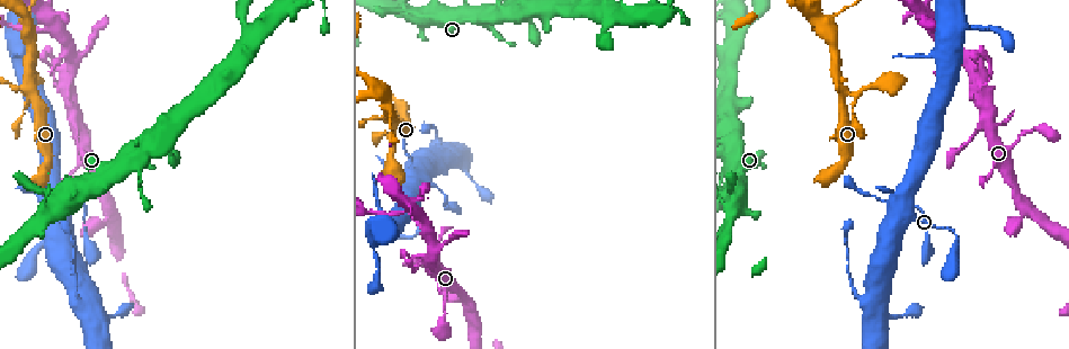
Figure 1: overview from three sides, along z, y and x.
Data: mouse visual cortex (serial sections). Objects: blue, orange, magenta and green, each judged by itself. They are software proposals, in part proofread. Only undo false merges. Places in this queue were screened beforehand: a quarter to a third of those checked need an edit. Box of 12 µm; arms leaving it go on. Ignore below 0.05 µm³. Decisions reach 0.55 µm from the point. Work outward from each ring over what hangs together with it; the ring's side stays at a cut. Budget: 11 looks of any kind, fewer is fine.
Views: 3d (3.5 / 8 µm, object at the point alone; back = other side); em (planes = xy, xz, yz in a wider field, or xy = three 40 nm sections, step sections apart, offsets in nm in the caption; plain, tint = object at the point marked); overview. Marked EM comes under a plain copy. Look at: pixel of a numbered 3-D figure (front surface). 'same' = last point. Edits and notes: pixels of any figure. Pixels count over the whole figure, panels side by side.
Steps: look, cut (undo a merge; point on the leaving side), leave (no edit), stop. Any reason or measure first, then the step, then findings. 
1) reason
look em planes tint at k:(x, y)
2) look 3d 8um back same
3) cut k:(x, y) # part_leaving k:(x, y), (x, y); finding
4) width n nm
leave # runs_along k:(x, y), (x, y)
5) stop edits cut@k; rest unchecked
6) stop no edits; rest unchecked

look 3d 8um back at 1:(416, 17)

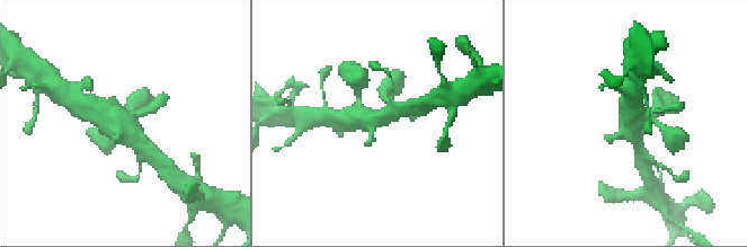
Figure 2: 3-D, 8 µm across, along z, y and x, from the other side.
need the tissue
look em xy step 5 tint at 2:(121, 118)

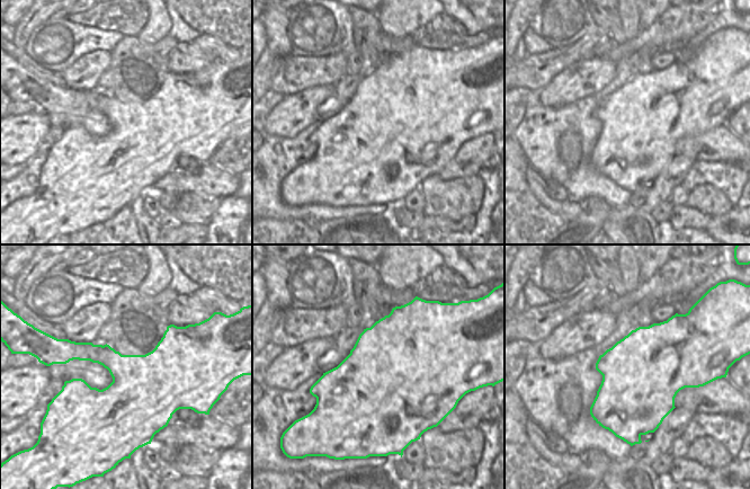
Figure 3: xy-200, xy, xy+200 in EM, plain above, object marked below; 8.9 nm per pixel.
leave # runs_along 2:(90, 108), (143, 146); all the same cell

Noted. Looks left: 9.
small branch off a trunk
look 3d 8um at 1:(33, 91)

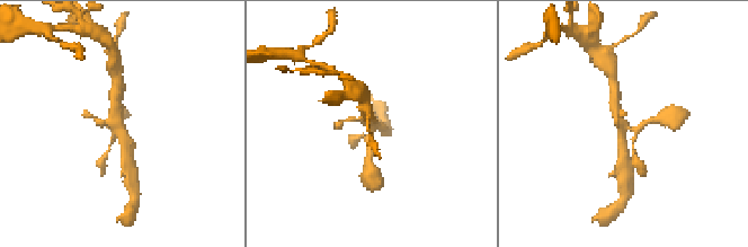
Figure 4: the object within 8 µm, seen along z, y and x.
closer look
look 3d 3.5um at 4:(622, 130)

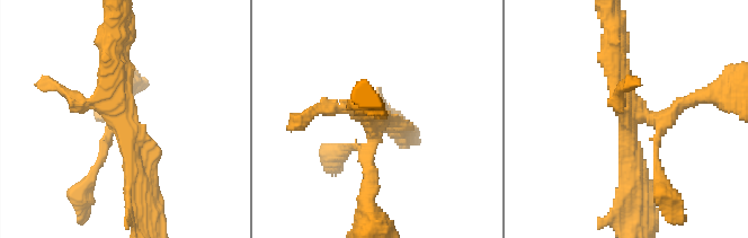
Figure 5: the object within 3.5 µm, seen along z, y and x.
now the EM
look em xy step 1 tint at 5:(120, 117)

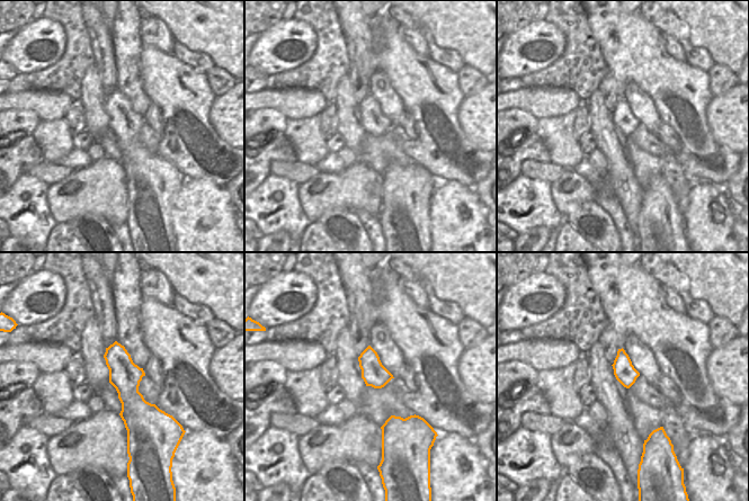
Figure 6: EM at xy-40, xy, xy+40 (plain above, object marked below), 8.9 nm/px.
leave # runs_along 6:(115, 346), (132, 400), (132, 436); one cell here

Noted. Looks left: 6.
abrupt turn
look 3d 3.5um at 1:(978, 128)

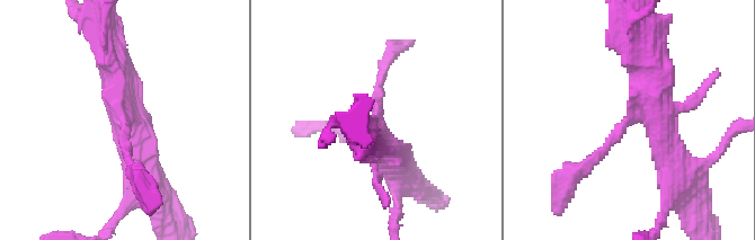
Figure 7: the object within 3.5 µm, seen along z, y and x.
need the tissue
look em xy step 5 tint at 7:(378, 115)

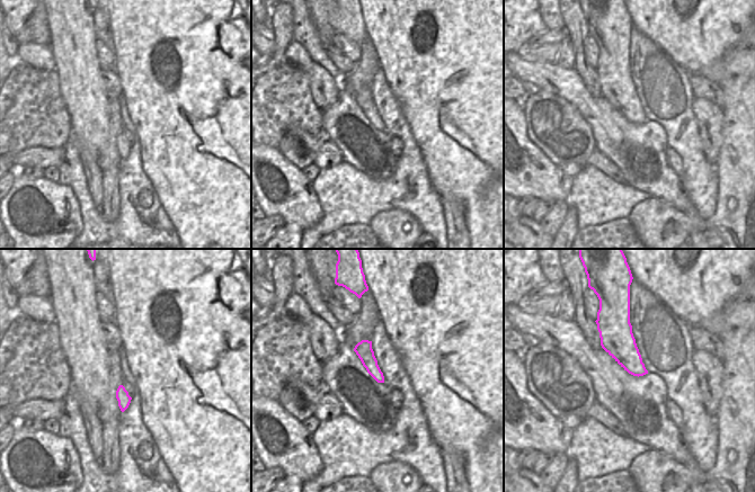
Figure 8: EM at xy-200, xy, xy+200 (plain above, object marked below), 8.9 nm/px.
width 140 nm
leave # runs_along 7:(667, 144), (659, 113), (636, 113), (573, 175); all the same cell

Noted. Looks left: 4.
thick turns thin
look 3d 8um at 1:(415, 258)

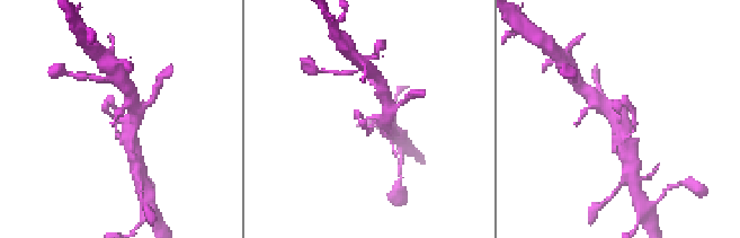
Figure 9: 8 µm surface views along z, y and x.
look 3d 3.5um at 9:(370, 116)

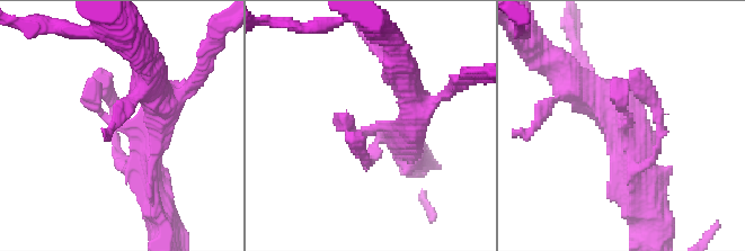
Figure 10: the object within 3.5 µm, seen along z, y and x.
look em xy step 2 tint at 10:(630, 121)

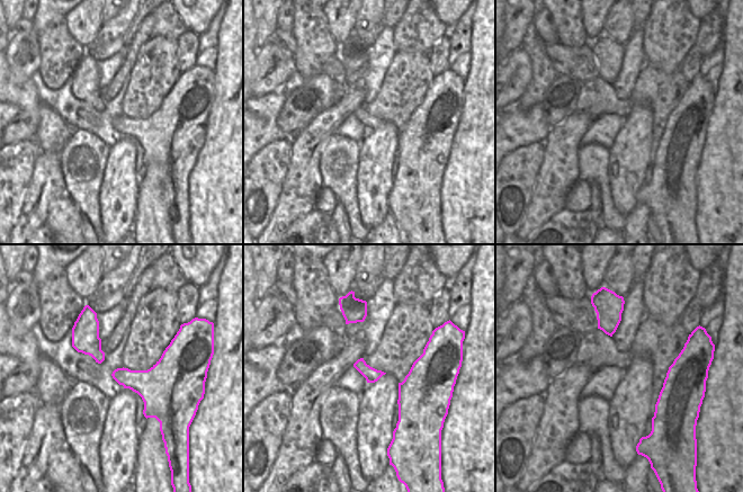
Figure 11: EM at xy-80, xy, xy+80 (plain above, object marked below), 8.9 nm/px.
leave # runs_along 10:(150, 168), (105, 88); continuous, no second cell

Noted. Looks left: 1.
stop no edits; rest unchecked

